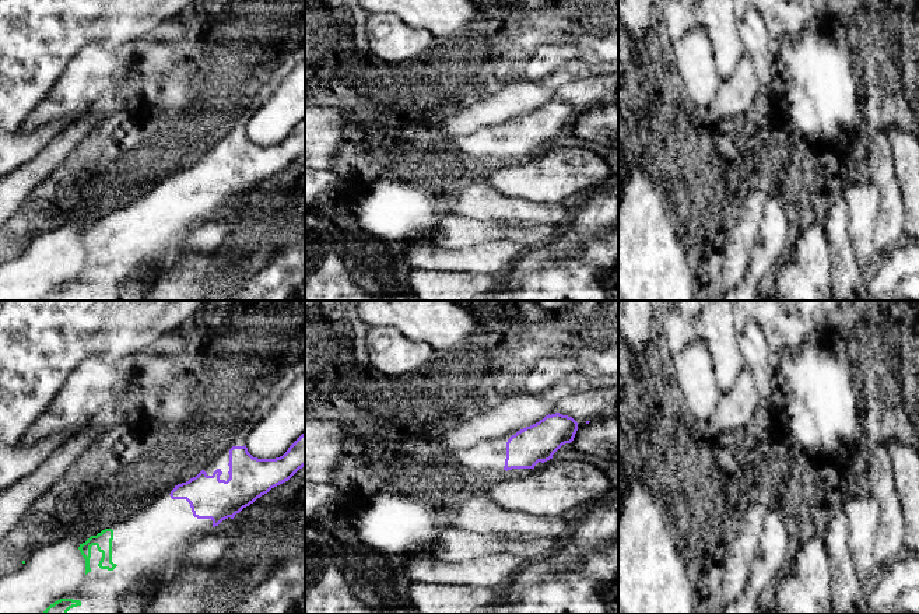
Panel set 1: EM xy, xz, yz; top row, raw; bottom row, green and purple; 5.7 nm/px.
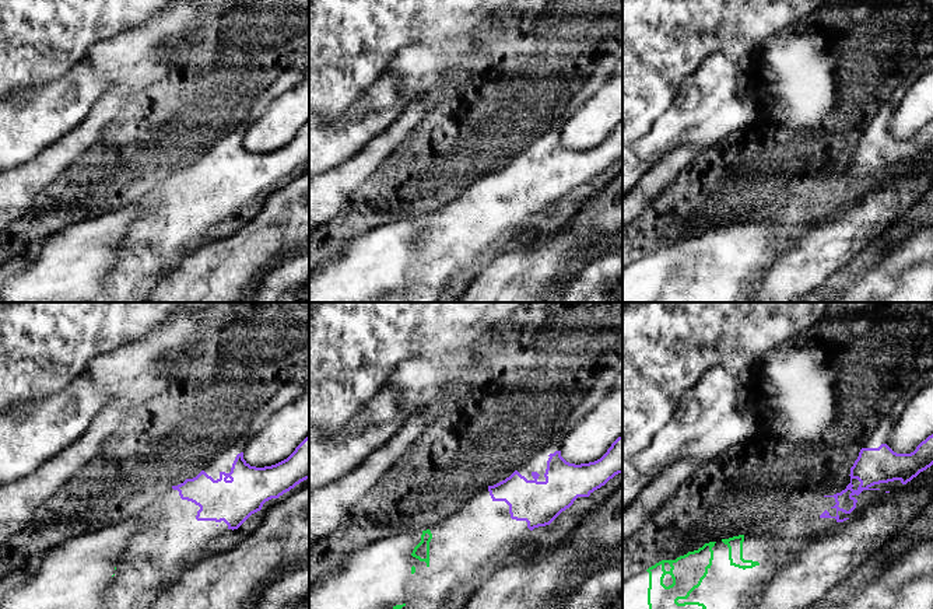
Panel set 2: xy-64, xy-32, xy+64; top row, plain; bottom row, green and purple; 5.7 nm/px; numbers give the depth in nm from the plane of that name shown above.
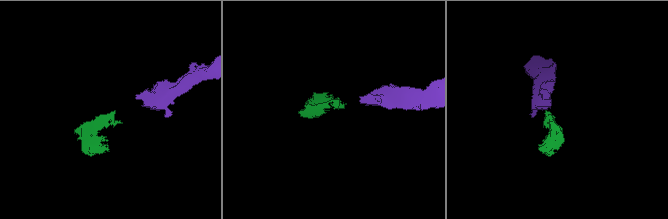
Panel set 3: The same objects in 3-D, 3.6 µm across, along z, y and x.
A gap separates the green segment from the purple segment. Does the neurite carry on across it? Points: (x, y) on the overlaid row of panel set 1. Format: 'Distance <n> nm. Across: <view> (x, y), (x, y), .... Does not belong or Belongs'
Distance 380 nm. Across: xy (112, 530), (171, 497). Belongs

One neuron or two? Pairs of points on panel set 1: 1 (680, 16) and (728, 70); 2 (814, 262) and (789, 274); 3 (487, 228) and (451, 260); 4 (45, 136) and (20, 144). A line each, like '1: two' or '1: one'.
1: one
2: one
3: two
4: one

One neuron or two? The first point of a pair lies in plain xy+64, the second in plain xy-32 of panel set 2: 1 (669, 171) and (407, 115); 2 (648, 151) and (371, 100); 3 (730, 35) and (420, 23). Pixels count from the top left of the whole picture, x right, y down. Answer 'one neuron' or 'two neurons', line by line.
1: one neuron
2: one neuron
3: one neuron

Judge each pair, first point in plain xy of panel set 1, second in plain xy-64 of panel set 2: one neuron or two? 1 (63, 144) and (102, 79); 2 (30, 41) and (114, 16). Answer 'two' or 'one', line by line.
1: two
2: one

